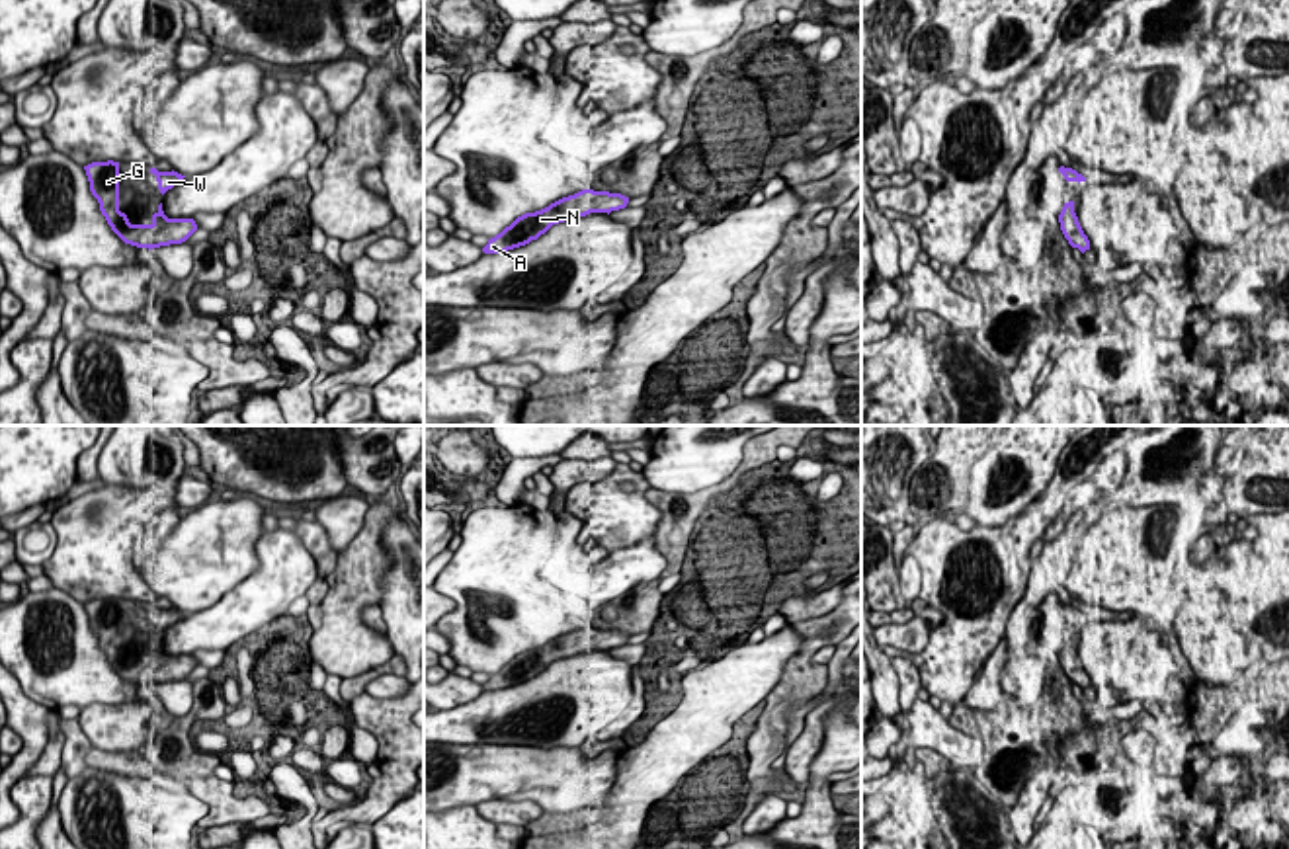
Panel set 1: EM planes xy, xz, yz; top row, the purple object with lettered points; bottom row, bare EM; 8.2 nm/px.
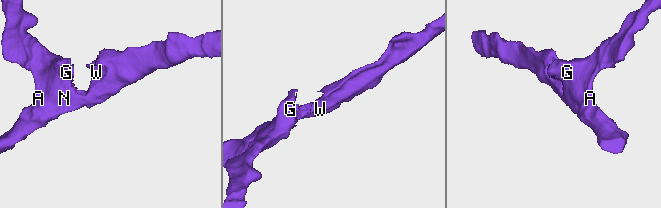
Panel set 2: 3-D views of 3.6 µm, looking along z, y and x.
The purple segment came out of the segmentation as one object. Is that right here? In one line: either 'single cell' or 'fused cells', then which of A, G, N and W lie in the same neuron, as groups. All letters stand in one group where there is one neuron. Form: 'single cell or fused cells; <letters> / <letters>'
single cell; A G N W

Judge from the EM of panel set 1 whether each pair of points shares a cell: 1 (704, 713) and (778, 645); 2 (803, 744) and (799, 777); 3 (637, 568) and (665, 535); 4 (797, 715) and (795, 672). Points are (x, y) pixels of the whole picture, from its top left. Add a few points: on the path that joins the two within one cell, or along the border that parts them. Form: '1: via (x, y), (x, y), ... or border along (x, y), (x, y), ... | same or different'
1: via (721, 695), (760, 662) | same
2: via (801, 752), (799, 769) | same
3: border along (655, 535), (665, 568), (633, 588) | different
4: border along (827, 672), (827, 684), (788, 711), (786, 746) | different

